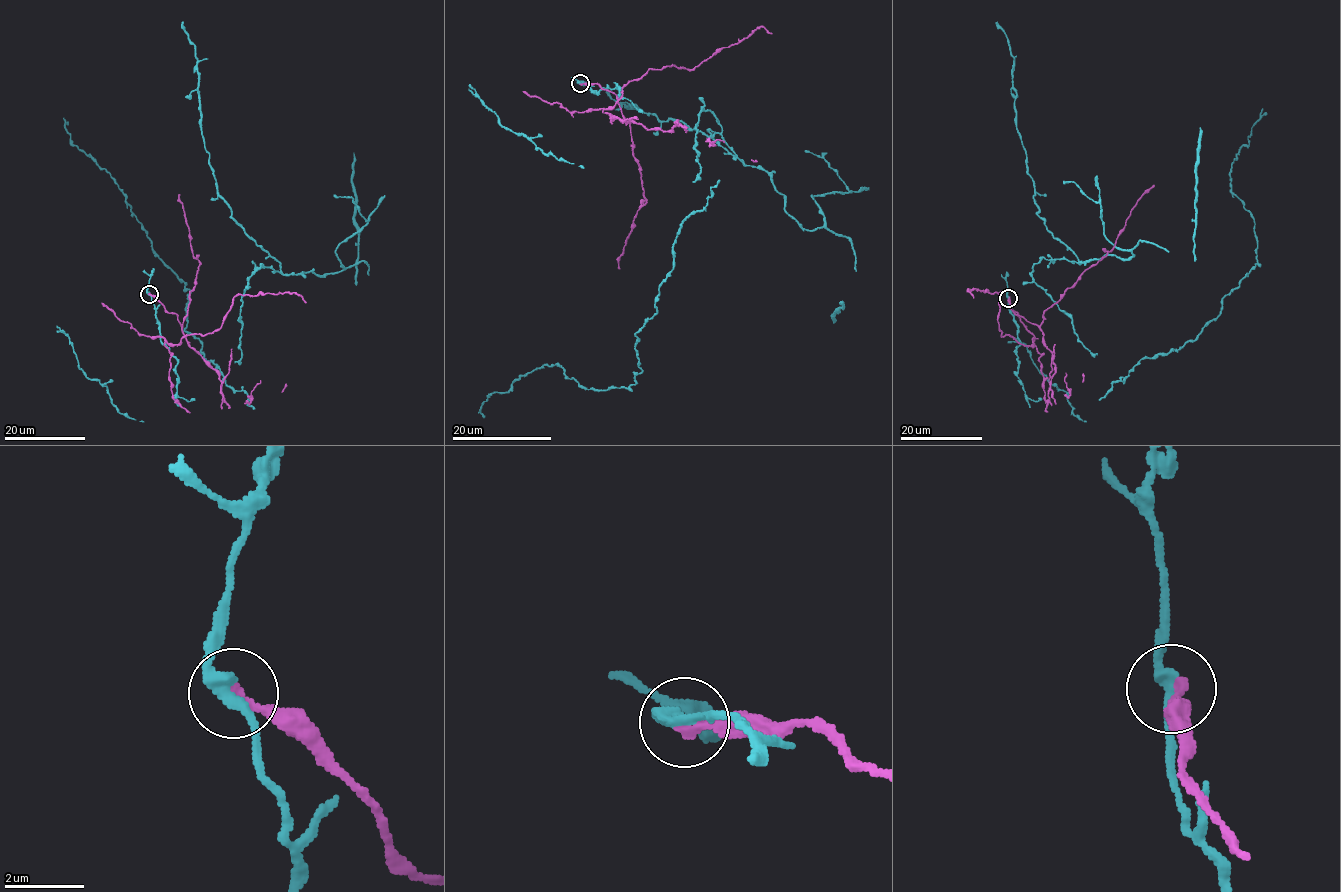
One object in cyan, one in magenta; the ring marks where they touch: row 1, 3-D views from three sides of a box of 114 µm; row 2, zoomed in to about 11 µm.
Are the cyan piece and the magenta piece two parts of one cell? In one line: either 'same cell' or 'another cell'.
another cell

